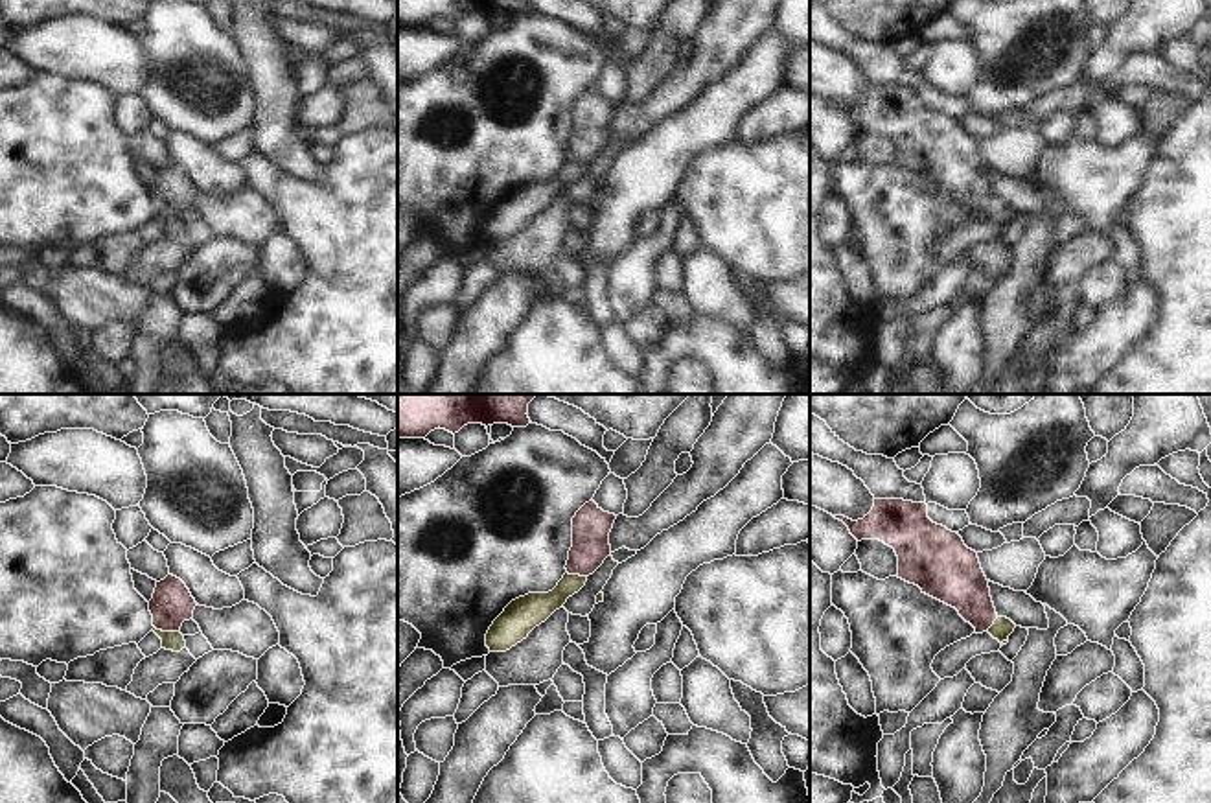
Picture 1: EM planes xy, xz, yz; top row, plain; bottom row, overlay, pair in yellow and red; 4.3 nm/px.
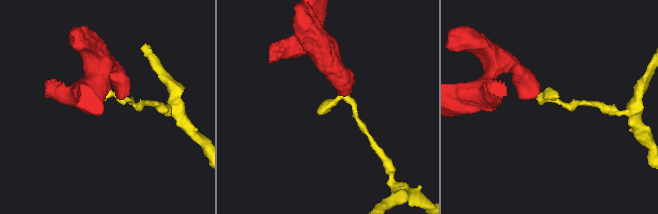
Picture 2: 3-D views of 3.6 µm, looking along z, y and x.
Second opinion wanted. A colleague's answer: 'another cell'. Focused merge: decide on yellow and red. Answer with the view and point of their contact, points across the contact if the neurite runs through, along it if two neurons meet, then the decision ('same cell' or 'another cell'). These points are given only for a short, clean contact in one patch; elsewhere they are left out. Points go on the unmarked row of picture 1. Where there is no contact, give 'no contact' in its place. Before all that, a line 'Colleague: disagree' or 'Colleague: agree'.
Colleague: agree
contact xy (168, 220); border xy (155, 214), (166, 220), (179, 220); another cell

